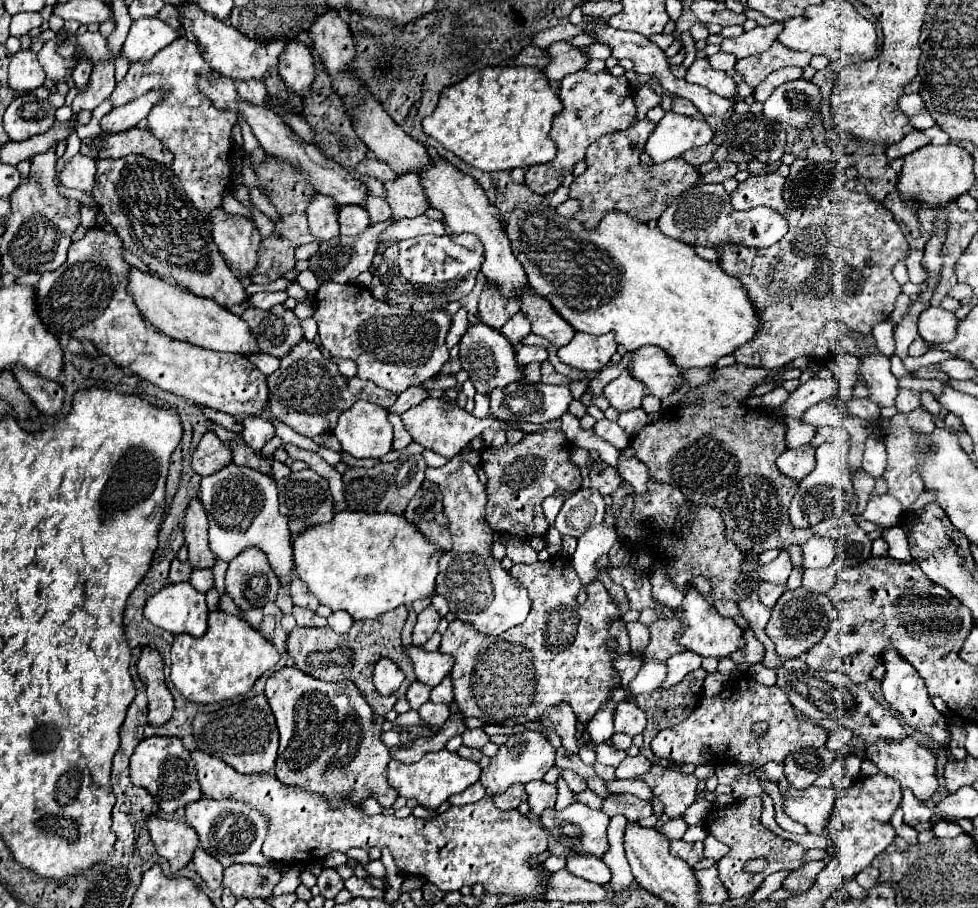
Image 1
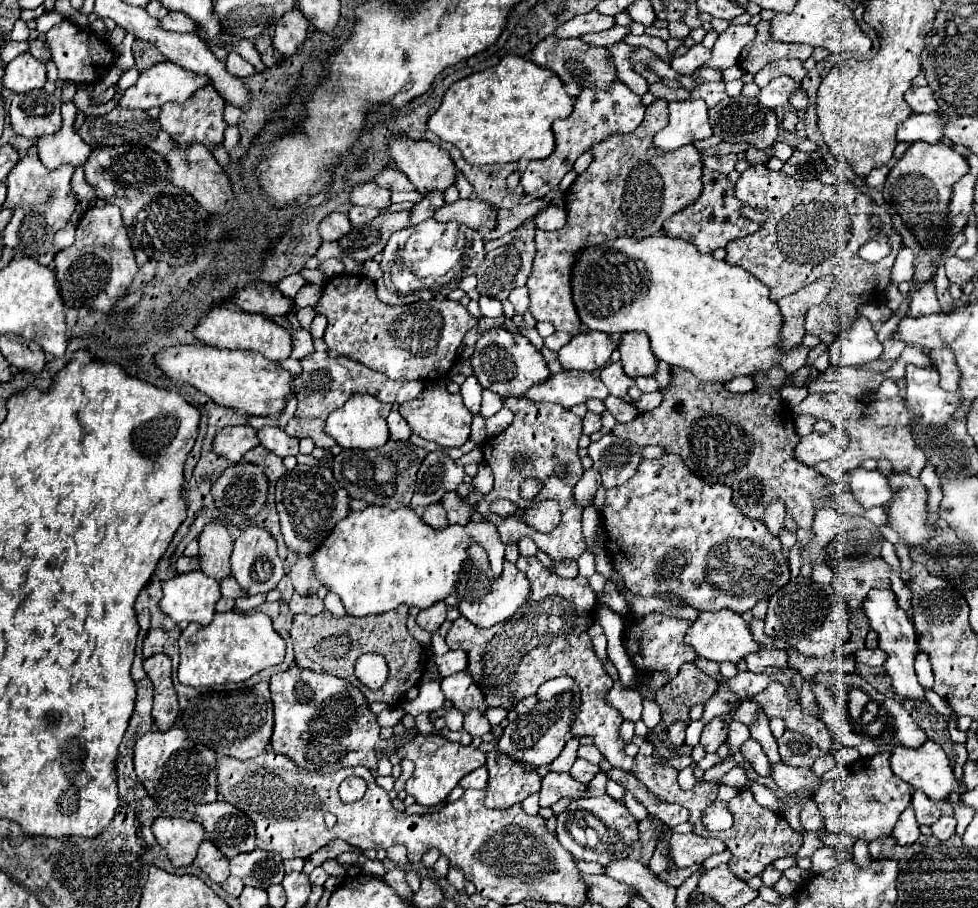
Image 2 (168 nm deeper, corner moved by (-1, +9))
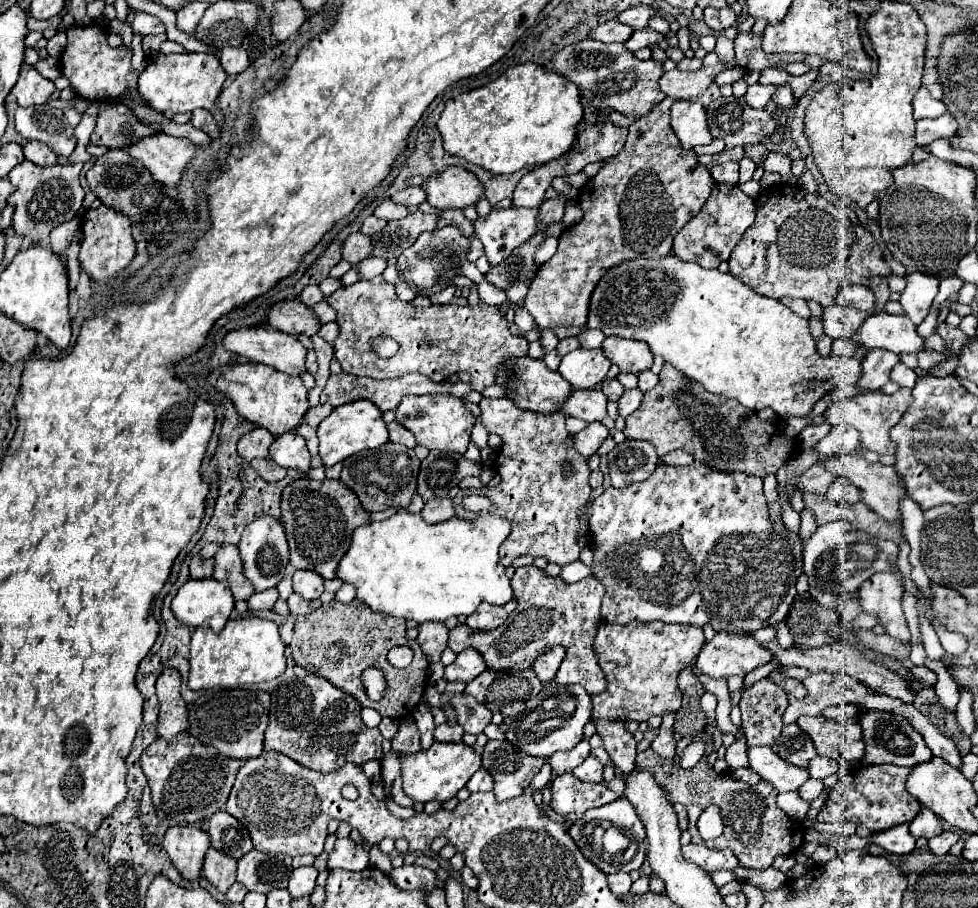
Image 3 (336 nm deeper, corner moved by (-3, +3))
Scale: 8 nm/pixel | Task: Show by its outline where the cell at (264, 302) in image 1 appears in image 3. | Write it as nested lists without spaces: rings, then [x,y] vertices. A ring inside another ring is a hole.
[[[309,285],[303,289],[303,293],[299,295],[299,301],[303,301],[307,307],[313,307],[317,303],[321,303],[325,299],[325,295],[321,293],[321,289],[317,285]]]

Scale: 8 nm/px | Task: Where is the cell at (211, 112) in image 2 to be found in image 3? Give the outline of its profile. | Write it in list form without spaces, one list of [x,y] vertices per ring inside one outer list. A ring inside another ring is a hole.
[[[195,109],[191,115],[191,125],[205,131],[209,137],[217,137],[219,135],[219,127],[213,119],[213,115],[207,109]]]

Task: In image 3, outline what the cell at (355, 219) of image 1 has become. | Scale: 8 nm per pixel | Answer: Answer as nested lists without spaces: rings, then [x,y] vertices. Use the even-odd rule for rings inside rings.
[[[371,215],[371,217],[367,217],[367,219],[365,219],[361,233],[363,233],[363,235],[373,235],[373,233],[379,233],[385,225],[387,225],[387,221],[377,219],[375,215]]]

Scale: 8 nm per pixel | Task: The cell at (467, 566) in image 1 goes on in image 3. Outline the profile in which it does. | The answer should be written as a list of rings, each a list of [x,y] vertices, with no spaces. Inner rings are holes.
[[[511,601],[503,607],[481,603],[481,607],[471,617],[467,617],[467,625],[477,631],[491,631],[491,629],[503,625],[515,607],[517,607],[517,601]]]

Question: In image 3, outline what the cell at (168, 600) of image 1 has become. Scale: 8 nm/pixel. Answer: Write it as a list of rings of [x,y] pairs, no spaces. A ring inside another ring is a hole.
[[[189,579],[171,603],[171,609],[181,623],[189,627],[207,625],[215,633],[225,627],[233,607],[235,599],[231,589],[227,583],[215,579]]]

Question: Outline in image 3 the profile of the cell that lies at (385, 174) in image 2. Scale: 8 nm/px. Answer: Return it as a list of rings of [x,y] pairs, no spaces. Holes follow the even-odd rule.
[[[407,187],[407,189],[403,189],[403,191],[399,191],[399,193],[395,193],[391,197],[391,201],[401,203],[405,207],[409,207],[409,205],[421,205],[425,199],[427,199],[427,193],[421,187]]]

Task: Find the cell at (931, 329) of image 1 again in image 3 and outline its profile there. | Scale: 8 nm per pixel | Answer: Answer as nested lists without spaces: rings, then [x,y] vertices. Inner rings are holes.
[[[907,271],[905,275],[905,289],[901,293],[901,299],[899,303],[903,305],[907,317],[919,325],[927,313],[929,313],[929,307],[937,295],[937,287],[939,287],[939,279],[937,277],[929,277],[929,275],[923,275],[919,271]]]

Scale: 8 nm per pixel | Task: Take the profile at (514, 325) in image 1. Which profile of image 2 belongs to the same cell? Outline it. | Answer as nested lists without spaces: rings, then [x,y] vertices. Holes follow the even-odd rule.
[[[527,287],[513,289],[513,291],[511,291],[511,295],[509,295],[509,301],[513,303],[515,313],[523,315],[523,313],[529,309],[529,295],[527,295]]]

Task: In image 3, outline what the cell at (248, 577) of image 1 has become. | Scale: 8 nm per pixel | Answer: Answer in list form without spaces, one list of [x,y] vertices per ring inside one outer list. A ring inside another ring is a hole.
[[[261,515],[261,517],[253,519],[241,535],[239,553],[243,559],[243,567],[245,567],[245,577],[255,585],[257,591],[275,587],[283,579],[285,567],[289,565],[289,545],[287,545],[287,537],[285,537],[281,519],[275,519],[269,515]]]

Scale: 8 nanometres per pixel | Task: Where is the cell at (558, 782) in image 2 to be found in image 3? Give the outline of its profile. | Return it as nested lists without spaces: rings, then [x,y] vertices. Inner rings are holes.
[[[571,773],[559,775],[553,783],[551,807],[565,819],[565,827],[579,821],[587,809],[595,809],[615,801],[619,795],[609,791],[603,783],[583,783]]]

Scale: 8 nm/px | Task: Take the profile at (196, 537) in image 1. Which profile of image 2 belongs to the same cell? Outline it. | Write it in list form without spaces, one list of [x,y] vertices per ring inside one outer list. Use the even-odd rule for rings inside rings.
[[[209,519],[199,535],[199,563],[201,571],[213,579],[229,575],[229,557],[233,551],[233,539],[223,523]]]

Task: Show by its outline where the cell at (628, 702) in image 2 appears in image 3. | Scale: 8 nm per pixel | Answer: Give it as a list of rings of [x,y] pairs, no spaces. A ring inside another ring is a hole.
[[[579,685],[547,687],[533,699],[525,701],[525,709],[519,717],[509,723],[505,737],[519,751],[535,757],[549,757],[555,751],[569,751],[583,739],[583,727],[591,721],[591,697]]]

